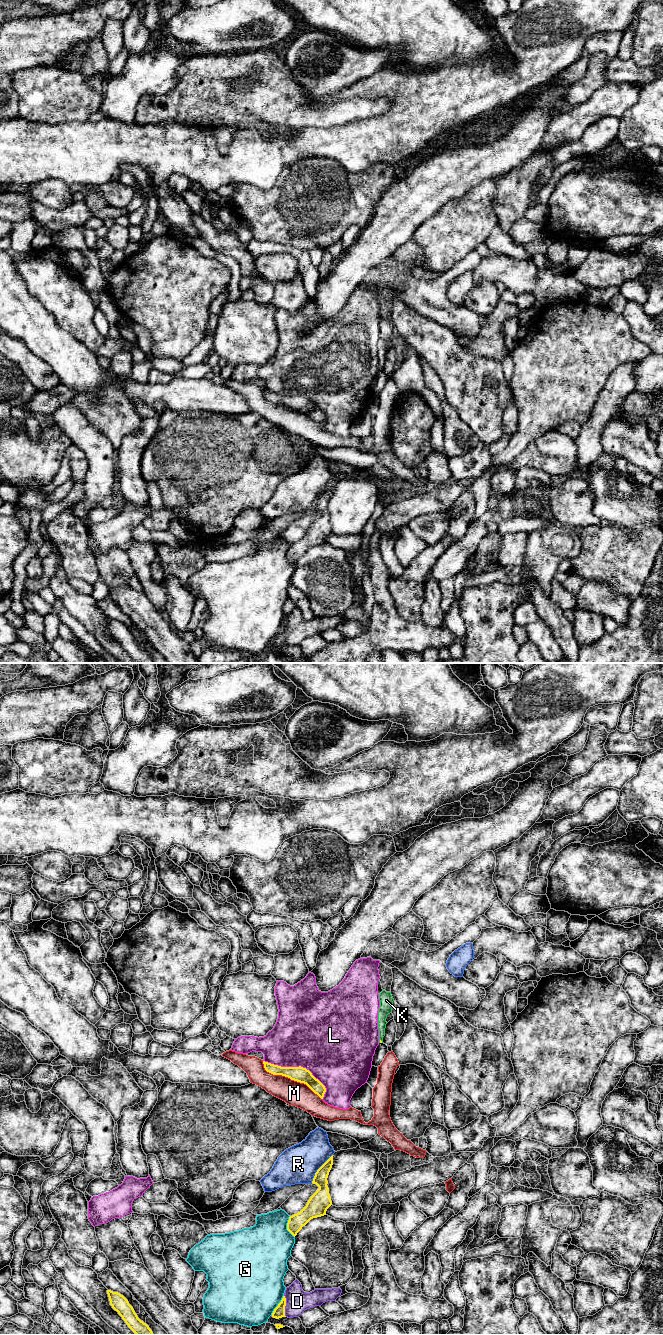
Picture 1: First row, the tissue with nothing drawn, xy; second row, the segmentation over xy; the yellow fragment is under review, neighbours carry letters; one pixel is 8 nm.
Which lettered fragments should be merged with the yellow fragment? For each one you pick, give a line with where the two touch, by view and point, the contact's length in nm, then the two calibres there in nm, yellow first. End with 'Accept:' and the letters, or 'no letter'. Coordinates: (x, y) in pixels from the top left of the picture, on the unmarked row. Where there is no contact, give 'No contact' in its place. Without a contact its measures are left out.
K: Touches yellow at xy (381, 369). Shared border 40 nm. Thickness 20 nm (yellow) against 90 nm
Accept: K

